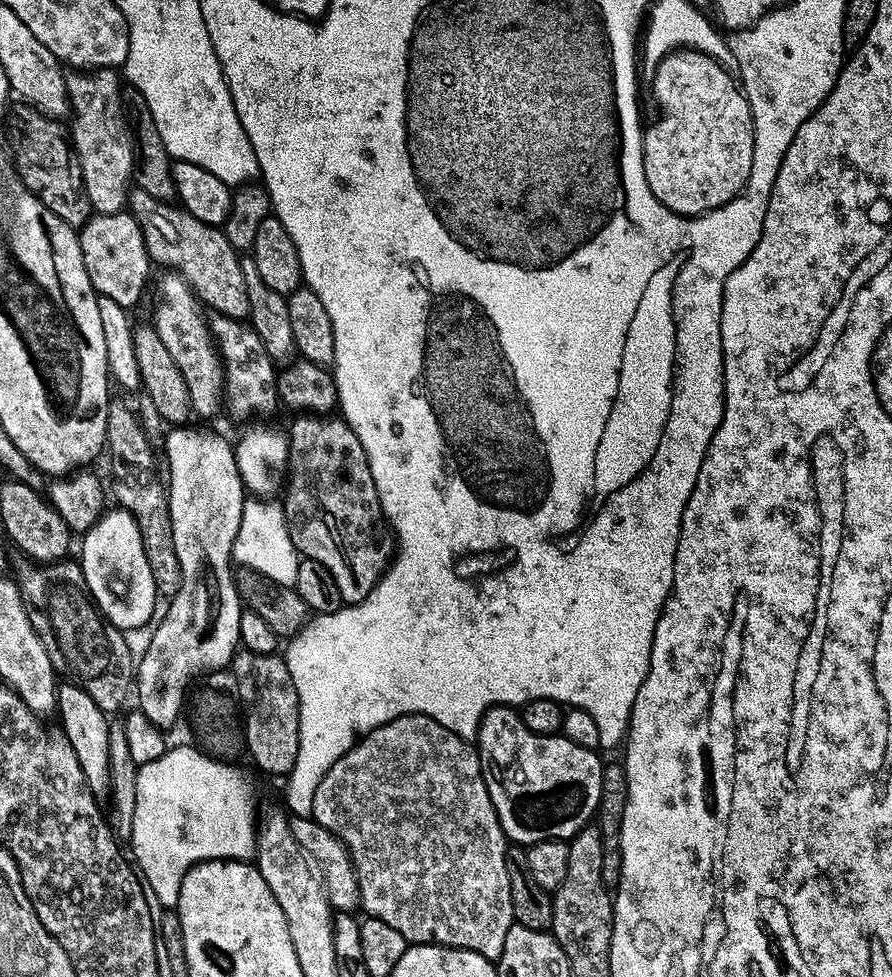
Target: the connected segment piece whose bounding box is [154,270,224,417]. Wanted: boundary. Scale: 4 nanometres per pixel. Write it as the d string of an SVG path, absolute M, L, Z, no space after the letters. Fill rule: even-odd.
M168 270L163 273L160 285L156 288L156 320L154 326L158 330L158 338L166 350L174 358L182 378L186 380L186 390L190 394L193 413L198 417L212 416L222 408L222 381L224 379L224 362L220 357L220 350L213 339L209 321L204 320L200 313L202 301L180 273Z

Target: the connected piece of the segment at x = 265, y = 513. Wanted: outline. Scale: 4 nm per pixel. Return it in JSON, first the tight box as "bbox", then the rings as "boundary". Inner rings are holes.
{"bbox":[232,498,300,587],"boundary":[[[256,498],[245,503],[242,526],[232,547],[232,559],[237,565],[270,580],[276,584],[293,587],[296,583],[300,555],[288,533],[288,523],[283,507],[279,503]]]}

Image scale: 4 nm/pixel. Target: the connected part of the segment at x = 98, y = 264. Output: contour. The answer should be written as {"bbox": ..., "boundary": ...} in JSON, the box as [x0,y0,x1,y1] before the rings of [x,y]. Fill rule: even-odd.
{"bbox":[78,211,150,310],"boundary":[[[131,211],[114,214],[93,214],[78,229],[80,249],[86,266],[86,274],[97,296],[111,298],[118,306],[132,310],[140,300],[144,287],[148,284],[150,261],[144,235],[139,222],[132,217]]]}

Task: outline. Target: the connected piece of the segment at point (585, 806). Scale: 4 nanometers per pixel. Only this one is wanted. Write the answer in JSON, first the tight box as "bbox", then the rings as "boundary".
{"bbox":[474,706,604,846],"boundary":[[[501,706],[486,710],[486,714],[480,720],[480,730],[476,733],[474,741],[479,754],[480,765],[482,766],[482,774],[486,782],[486,790],[490,790],[490,802],[494,802],[494,810],[498,814],[498,822],[502,826],[505,837],[513,845],[527,846],[537,844],[543,840],[566,840],[569,841],[572,837],[577,836],[583,828],[589,827],[588,820],[597,815],[600,806],[600,795],[602,794],[602,774],[604,773],[604,764],[600,760],[601,753],[599,751],[587,748],[586,746],[574,746],[574,742],[570,742],[562,734],[555,736],[539,736],[530,730],[526,730],[526,726],[522,722],[519,711],[512,706]]]}

